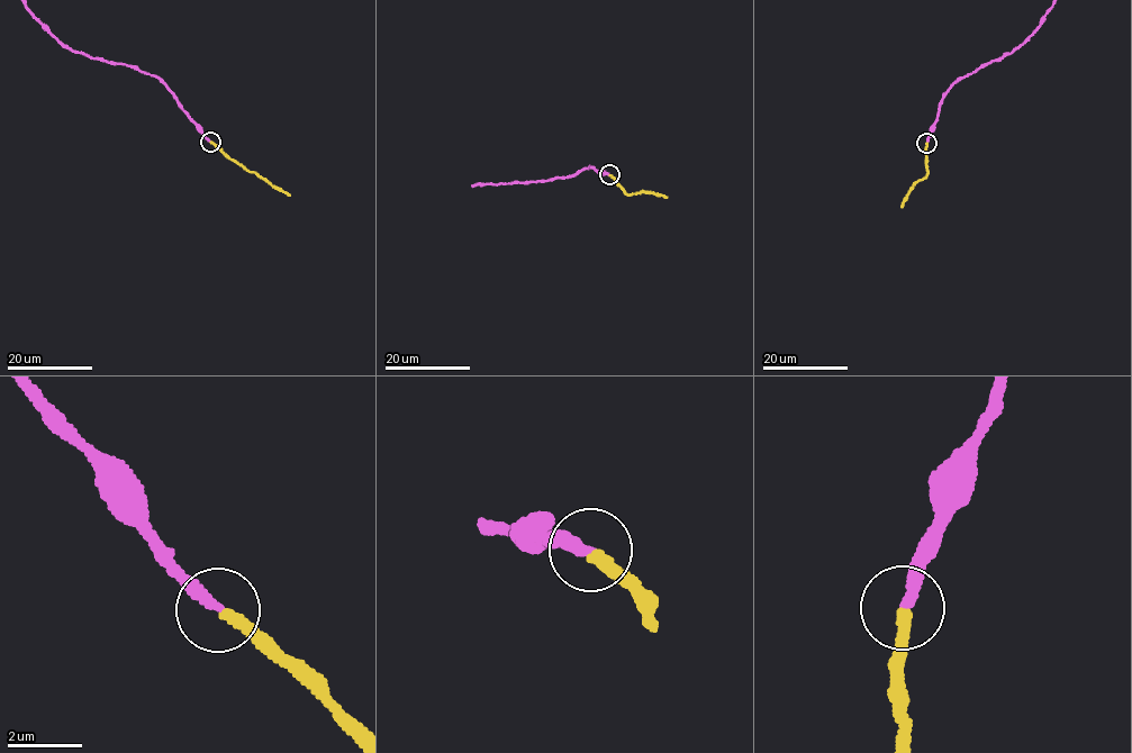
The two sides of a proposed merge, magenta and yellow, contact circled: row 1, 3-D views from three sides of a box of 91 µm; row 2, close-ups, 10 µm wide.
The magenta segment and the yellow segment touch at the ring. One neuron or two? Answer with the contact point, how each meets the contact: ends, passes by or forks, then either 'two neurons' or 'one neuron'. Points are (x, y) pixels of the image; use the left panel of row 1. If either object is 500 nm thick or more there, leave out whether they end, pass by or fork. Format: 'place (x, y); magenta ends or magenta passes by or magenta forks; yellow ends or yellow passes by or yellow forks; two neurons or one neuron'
place (210, 142); magenta ends; yellow ends; one neuron

